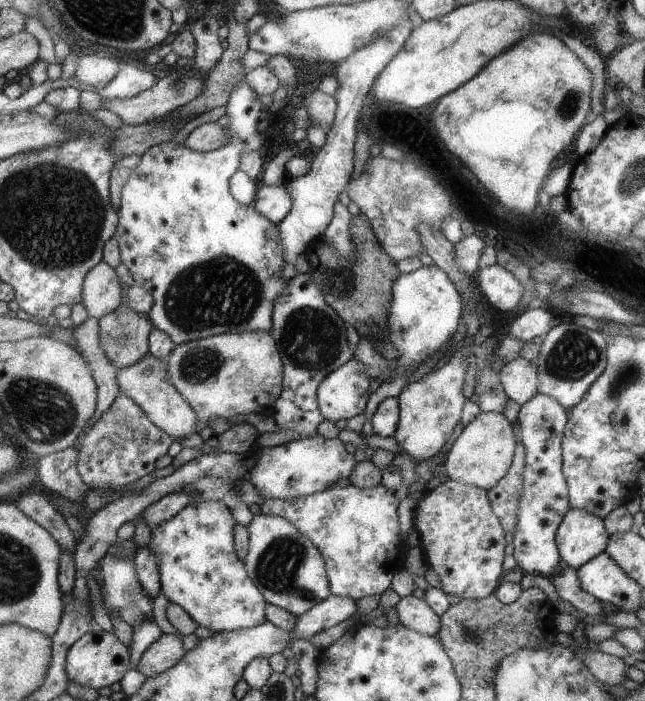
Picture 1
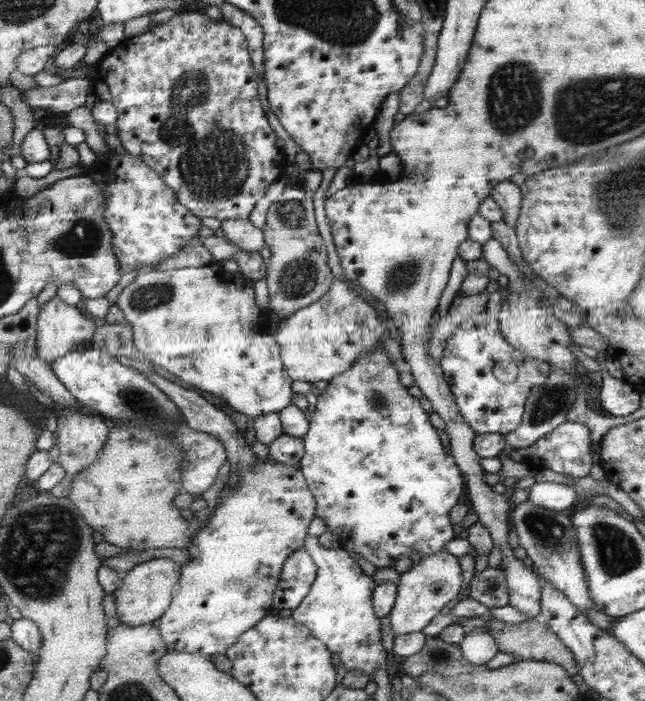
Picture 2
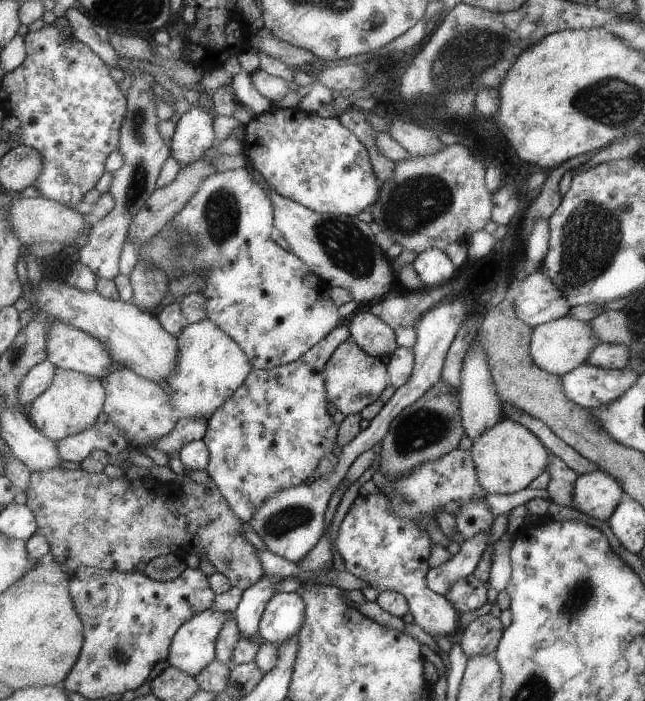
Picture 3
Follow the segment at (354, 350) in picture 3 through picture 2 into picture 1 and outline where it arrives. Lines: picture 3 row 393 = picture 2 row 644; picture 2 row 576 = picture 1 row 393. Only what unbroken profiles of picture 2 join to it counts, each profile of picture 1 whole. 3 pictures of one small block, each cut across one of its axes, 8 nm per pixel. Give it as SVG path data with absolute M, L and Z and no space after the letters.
M353 357L347 360L319 382L316 400L320 414L333 422L361 414L370 396L369 382L363 364Z

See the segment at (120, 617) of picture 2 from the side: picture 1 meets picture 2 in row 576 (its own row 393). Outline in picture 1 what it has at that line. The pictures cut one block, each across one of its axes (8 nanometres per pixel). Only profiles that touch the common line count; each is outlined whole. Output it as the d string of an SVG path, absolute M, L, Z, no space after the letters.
M147 352L133 364L117 370L116 382L120 393L139 406L148 415L148 419L166 432L173 441L198 432L200 427L195 410L172 385L165 359L157 359L156 356Z

